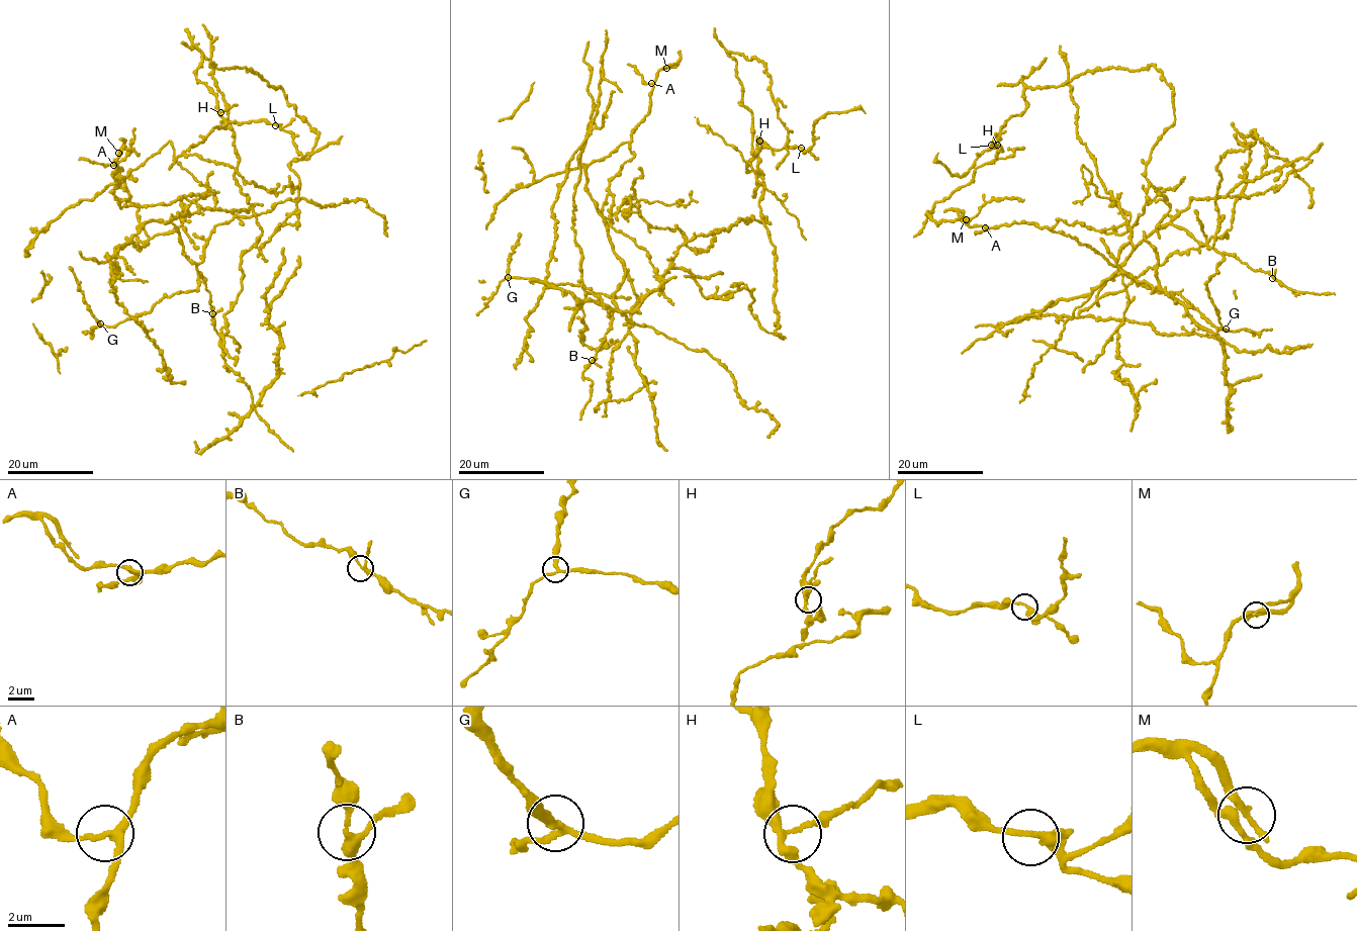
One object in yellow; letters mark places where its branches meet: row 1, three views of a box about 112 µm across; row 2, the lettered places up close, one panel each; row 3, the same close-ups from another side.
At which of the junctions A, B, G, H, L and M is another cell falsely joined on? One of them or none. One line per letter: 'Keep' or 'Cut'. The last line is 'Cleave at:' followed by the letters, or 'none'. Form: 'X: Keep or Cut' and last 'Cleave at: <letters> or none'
A: Keep
B: Keep
G: Keep
H: Keep
L: Keep
M: Keep
Cleave at: none

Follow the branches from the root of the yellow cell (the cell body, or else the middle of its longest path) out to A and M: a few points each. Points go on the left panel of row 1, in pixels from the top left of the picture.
A: (161, 149), (122, 178), (126, 201), (111, 193), (123, 179), (114, 179), (122, 170), (113, 165)
M: (161, 149), (122, 178), (126, 201), (111, 193), (123, 179), (113, 177), (122, 170), (114, 160), (118, 153)

